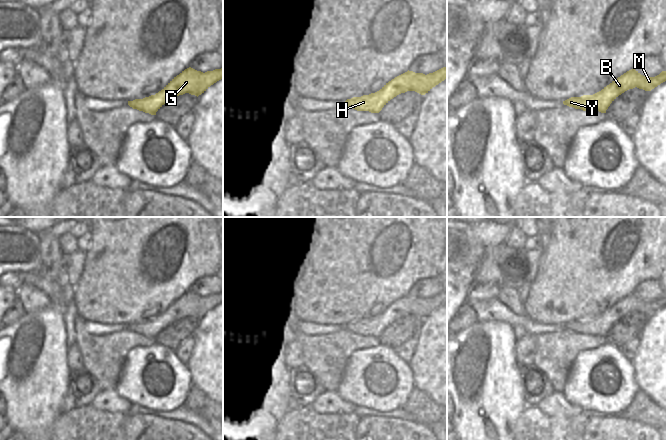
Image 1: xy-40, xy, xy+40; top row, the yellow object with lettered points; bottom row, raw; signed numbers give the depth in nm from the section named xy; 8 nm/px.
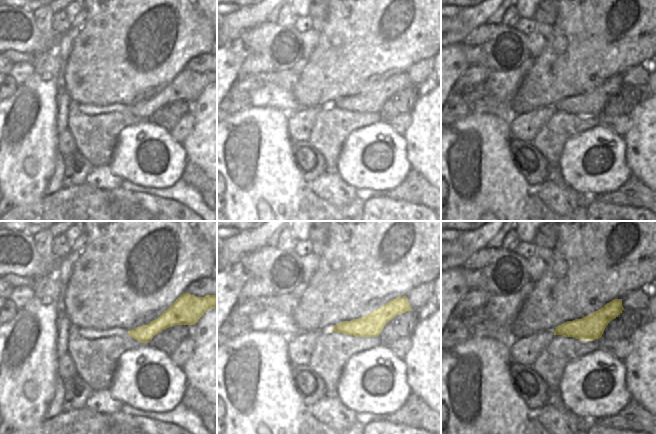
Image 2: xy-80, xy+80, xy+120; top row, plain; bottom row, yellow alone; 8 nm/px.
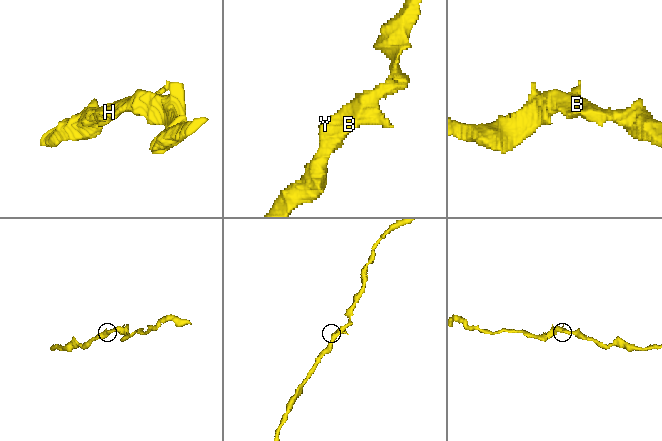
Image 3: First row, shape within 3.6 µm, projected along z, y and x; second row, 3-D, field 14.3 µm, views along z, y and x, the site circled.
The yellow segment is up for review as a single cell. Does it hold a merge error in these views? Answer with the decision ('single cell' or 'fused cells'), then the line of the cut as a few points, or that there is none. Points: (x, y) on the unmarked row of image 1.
single cell; cut none

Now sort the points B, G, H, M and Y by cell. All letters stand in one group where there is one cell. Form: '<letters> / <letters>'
B G H M Y

